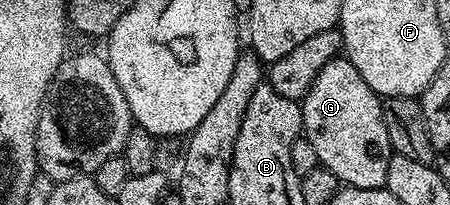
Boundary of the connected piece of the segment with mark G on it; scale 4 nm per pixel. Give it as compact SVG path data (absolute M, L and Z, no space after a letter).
M342 55L331 57L324 67L320 67L320 75L316 75L312 87L300 102L304 135L316 150L319 166L332 171L332 175L336 175L343 186L381 189L386 184L392 146L382 114L382 102L383 98L374 93L368 83L364 83L364 75L360 75L352 62Z

